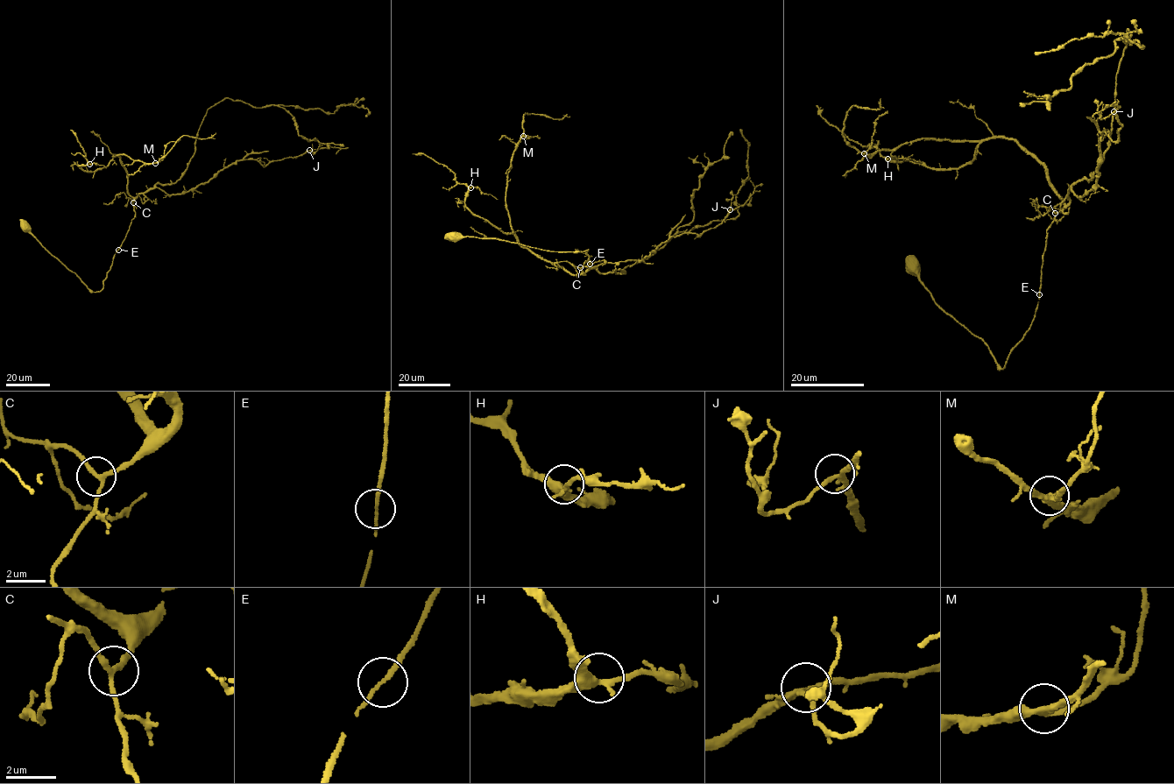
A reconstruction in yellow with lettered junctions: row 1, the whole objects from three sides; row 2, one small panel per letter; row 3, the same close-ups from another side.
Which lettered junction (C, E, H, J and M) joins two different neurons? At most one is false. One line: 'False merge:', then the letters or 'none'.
False merge: none

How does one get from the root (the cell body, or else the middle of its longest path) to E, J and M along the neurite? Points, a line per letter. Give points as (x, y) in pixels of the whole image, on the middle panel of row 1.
E: (453, 236), (494, 238), (554, 251), (588, 250), (585, 252), (590, 264)
J: (453, 236), (588, 250), (585, 274), (604, 263), (641, 260), (671, 236), (702, 235), (730, 209)
M: (453, 236), (588, 250), (590, 264), (572, 274), (524, 248), (512, 229), (505, 187), (523, 136)

